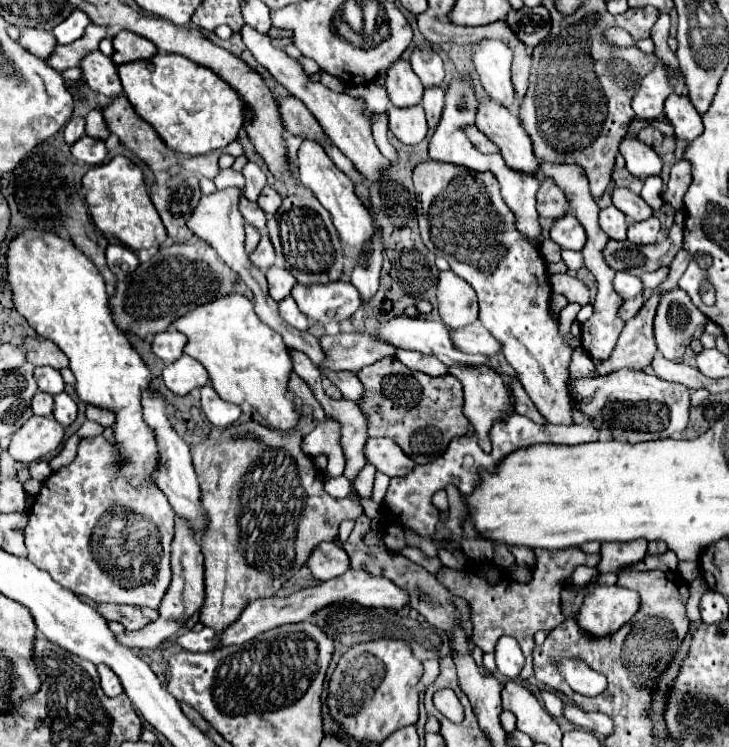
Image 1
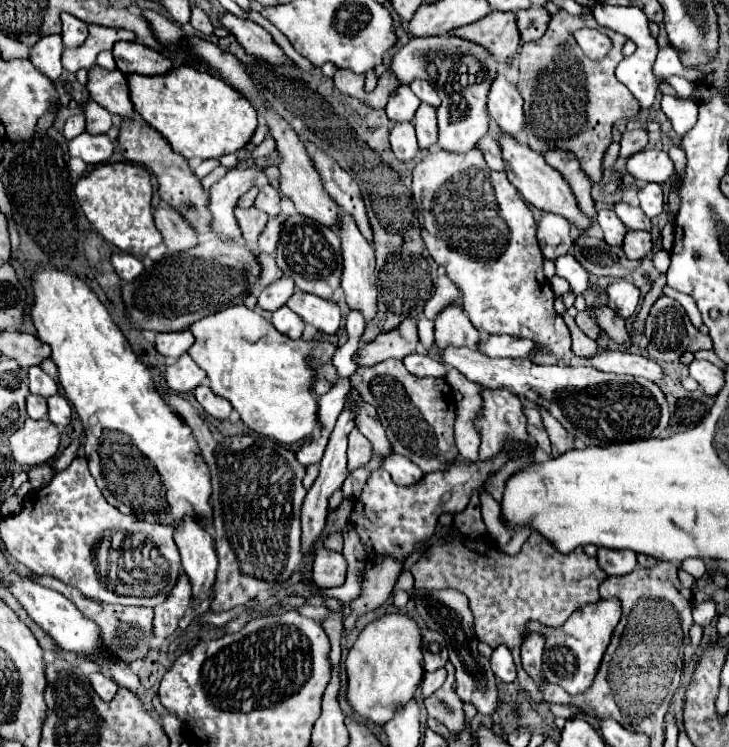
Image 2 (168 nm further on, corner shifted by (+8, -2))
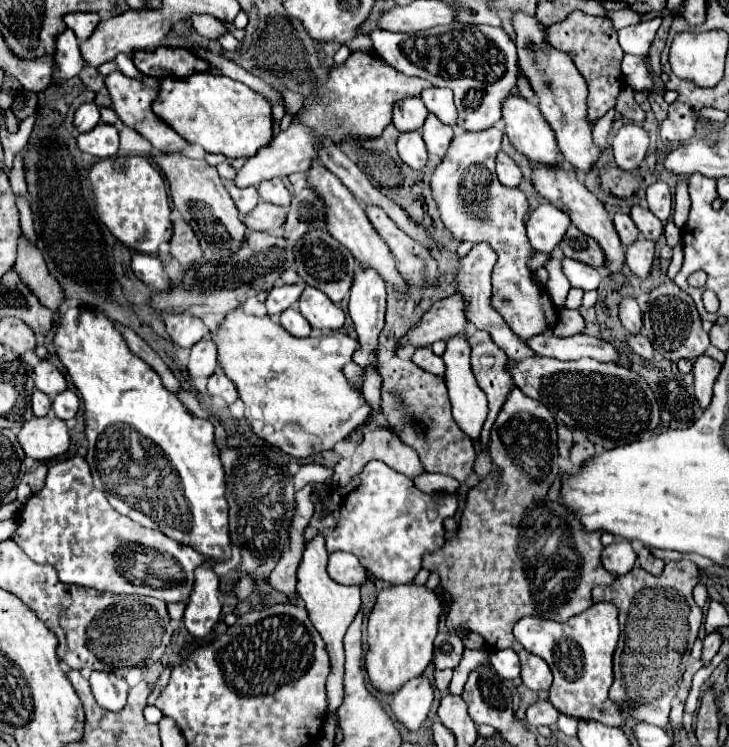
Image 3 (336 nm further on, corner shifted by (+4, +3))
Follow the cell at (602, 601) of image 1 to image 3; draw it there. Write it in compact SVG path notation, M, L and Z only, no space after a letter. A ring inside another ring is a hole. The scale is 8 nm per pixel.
M592 604L566 624L540 616L524 616L516 622L514 636L528 652L540 656L552 668L554 682L548 694L558 712L580 720L596 720L606 726L622 724L620 708L608 698L608 688L612 684L612 654L620 636L618 608L614 604Z

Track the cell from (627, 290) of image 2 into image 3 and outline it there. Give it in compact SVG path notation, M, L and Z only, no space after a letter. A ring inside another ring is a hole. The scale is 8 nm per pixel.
M624 296L618 304L618 316L620 316L620 322L622 326L626 328L626 332L630 334L638 334L640 332L640 306L636 302L636 298L632 296Z

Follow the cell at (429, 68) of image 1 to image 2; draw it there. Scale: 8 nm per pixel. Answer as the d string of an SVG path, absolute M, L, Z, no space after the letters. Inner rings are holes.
M416 79L416 81L410 85L410 89L416 93L416 97L418 97L422 103L428 103L428 105L434 107L434 109L440 107L440 97L438 97L436 89L434 89L430 83Z

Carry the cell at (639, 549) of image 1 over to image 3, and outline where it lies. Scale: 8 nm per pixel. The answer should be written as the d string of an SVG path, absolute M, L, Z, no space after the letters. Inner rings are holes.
M618 540L602 550L602 564L610 572L626 574L636 564L636 552L628 540Z

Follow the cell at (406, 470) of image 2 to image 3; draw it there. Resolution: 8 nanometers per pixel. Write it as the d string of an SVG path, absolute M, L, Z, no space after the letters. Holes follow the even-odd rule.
M422 472L420 476L416 476L416 480L412 480L414 486L424 492L424 494L438 494L438 492L456 492L460 482L444 476L444 474L430 474L430 472Z

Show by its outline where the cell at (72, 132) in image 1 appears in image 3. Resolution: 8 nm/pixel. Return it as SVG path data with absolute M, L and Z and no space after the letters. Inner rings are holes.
M82 104L74 116L74 128L78 132L88 132L100 122L100 110L96 104Z

